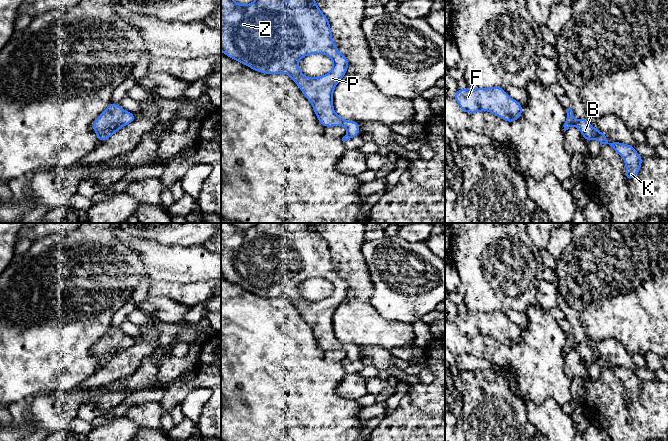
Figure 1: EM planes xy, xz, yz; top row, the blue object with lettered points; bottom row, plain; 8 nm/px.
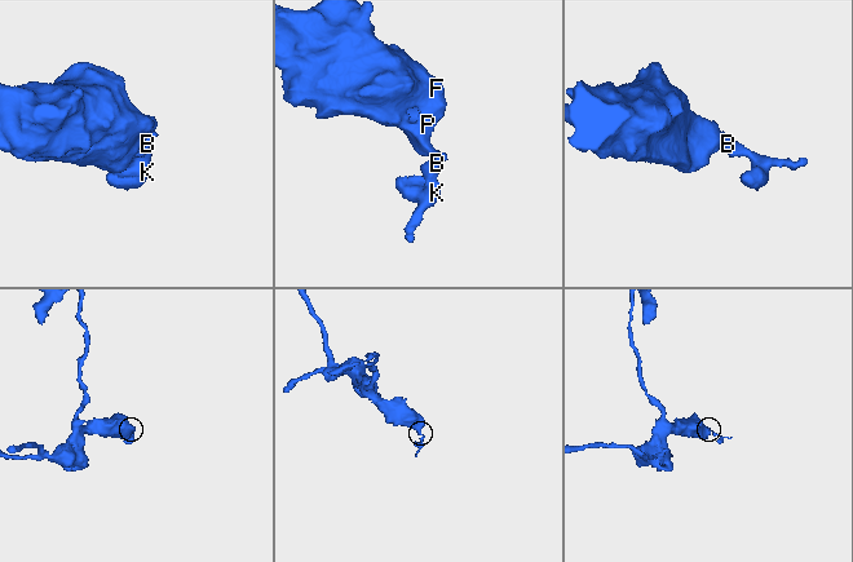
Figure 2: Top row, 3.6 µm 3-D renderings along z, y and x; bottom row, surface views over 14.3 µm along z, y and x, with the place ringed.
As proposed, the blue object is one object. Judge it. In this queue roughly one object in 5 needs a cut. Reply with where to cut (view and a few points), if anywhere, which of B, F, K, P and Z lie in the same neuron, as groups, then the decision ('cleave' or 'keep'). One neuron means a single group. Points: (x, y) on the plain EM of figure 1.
no cut; B F K P Z; keep

